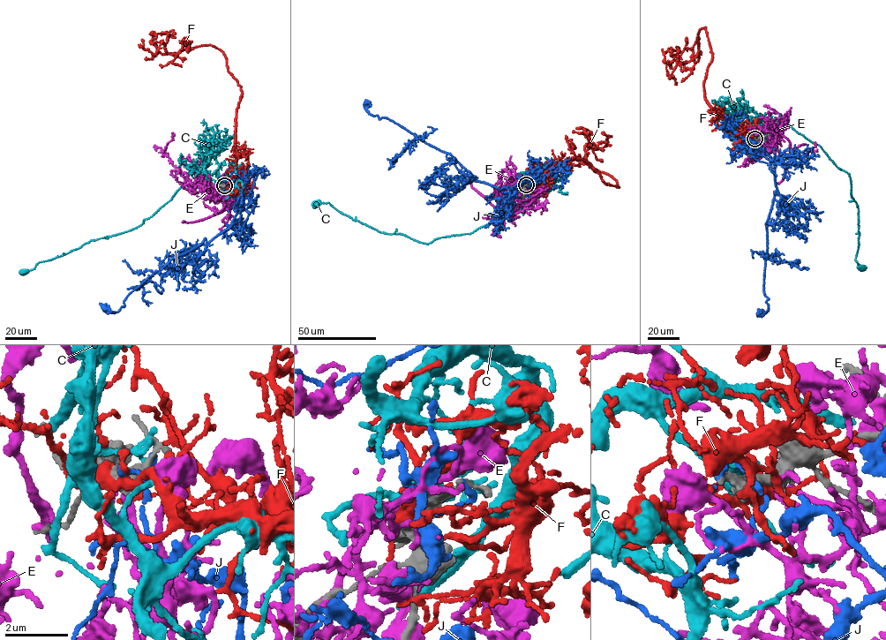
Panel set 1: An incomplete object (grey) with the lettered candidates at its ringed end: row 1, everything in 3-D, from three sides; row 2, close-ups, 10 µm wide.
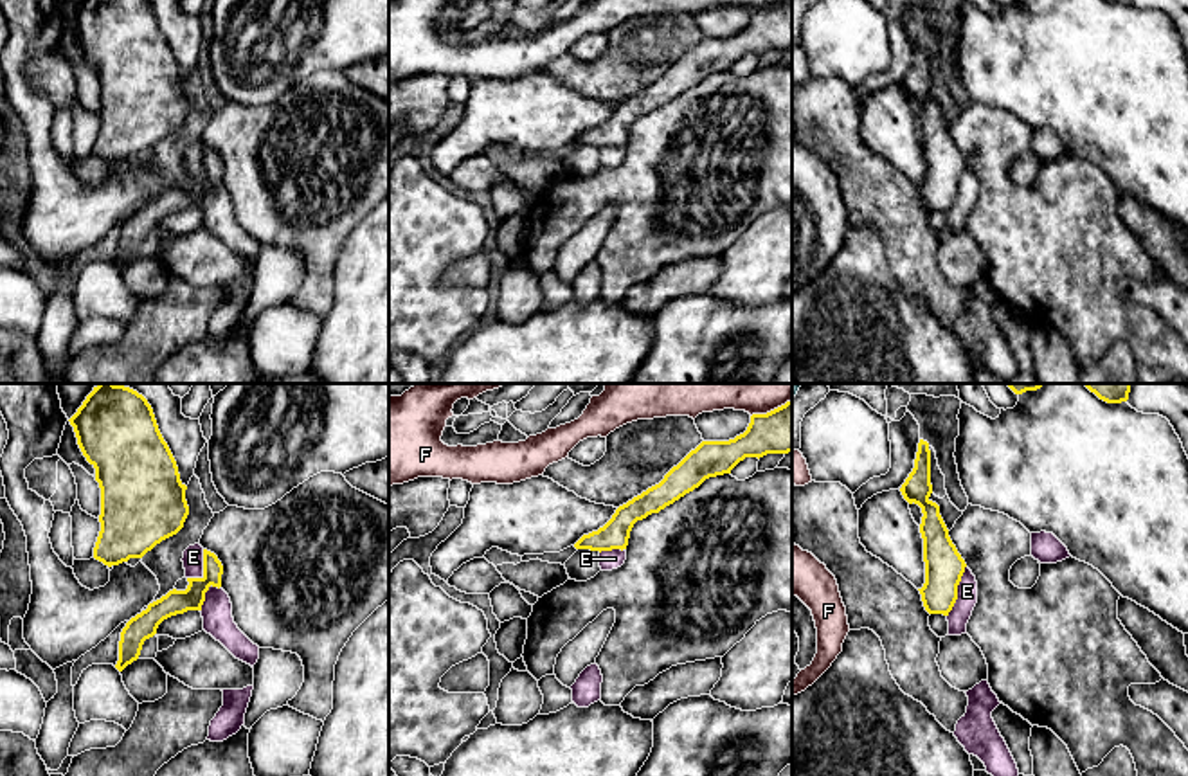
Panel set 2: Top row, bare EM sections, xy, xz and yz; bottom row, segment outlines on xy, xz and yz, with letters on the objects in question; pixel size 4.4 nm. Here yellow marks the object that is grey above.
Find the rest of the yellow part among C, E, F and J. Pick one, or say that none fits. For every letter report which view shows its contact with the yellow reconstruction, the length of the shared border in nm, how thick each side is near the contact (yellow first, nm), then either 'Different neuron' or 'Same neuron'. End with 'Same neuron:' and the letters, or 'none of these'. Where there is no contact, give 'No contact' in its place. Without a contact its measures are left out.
C: No contact. Different neuron
E: Touches yellow in yz. Shared border 240 nm. Thickness 180 nm (yellow) against 100 nm. Different neuron
F: Touches yellow in xz. Shared border 200 nm. Thickness 220 nm (yellow) against 260 nm. Different neuron
J: No contact. Different neuron
Same neuron: none of these

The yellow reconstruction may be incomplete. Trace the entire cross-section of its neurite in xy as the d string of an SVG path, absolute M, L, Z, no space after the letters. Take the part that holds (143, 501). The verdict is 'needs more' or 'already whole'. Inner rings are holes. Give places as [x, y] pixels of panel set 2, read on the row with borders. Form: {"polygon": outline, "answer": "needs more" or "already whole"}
{"polygon": "M99 383L68 421L83 456L95 468L101 488L95 560L112 567L130 558L142 558L184 528L189 515L187 486L180 481L176 461L142 394L124 385Z", "answer": "already whole"}

